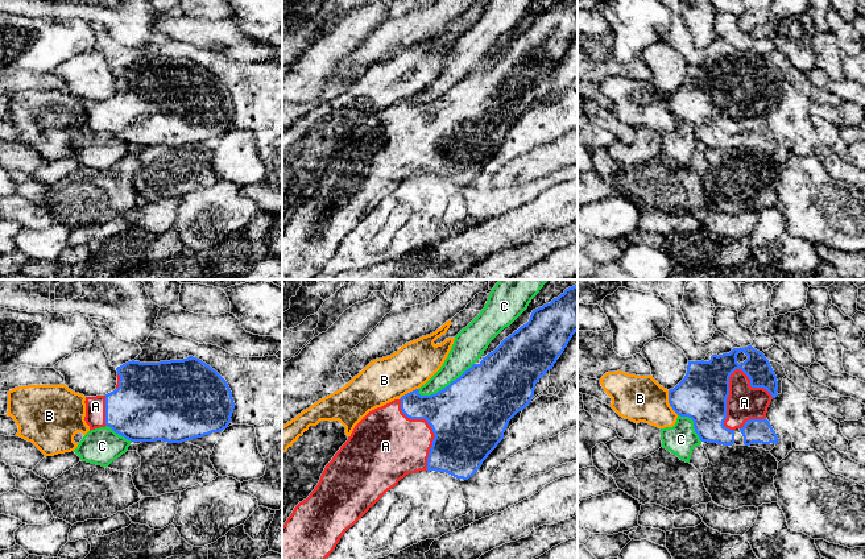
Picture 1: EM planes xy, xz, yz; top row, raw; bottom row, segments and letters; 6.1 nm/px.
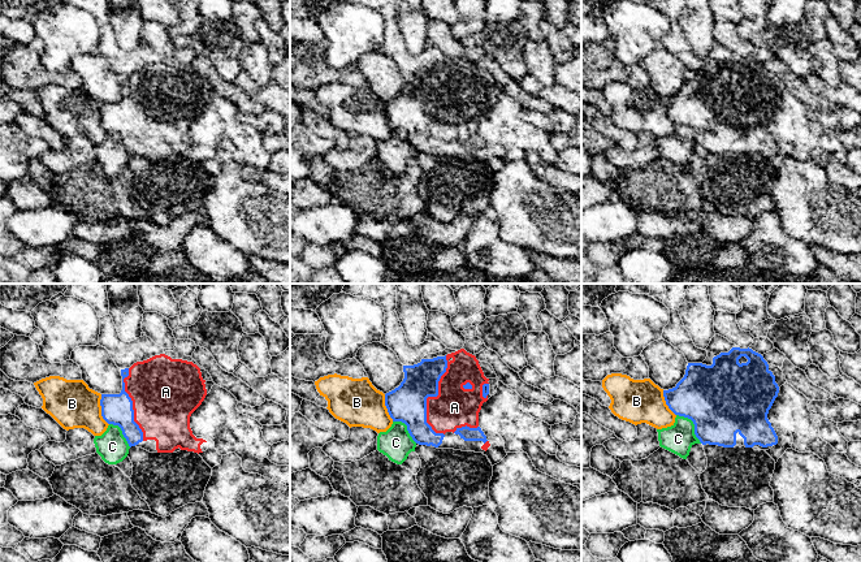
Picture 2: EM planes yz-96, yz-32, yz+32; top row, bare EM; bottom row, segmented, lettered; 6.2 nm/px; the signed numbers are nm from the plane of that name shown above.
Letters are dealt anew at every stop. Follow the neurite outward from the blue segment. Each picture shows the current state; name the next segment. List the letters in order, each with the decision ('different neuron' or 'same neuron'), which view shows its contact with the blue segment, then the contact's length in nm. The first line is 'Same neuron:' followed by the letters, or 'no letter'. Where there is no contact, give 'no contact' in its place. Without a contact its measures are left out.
Same neuron: A
A: same neuron; meets blue in yz; contact 380 nm long
B: different neuron; meets blue in yz; contact 170 nm long
C: different neuron; meets blue in xz; contact 400 nm long

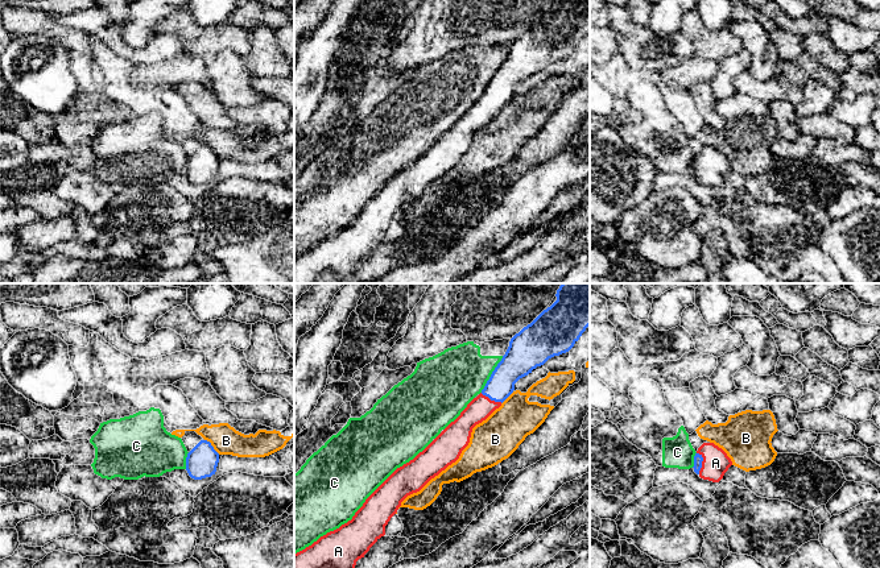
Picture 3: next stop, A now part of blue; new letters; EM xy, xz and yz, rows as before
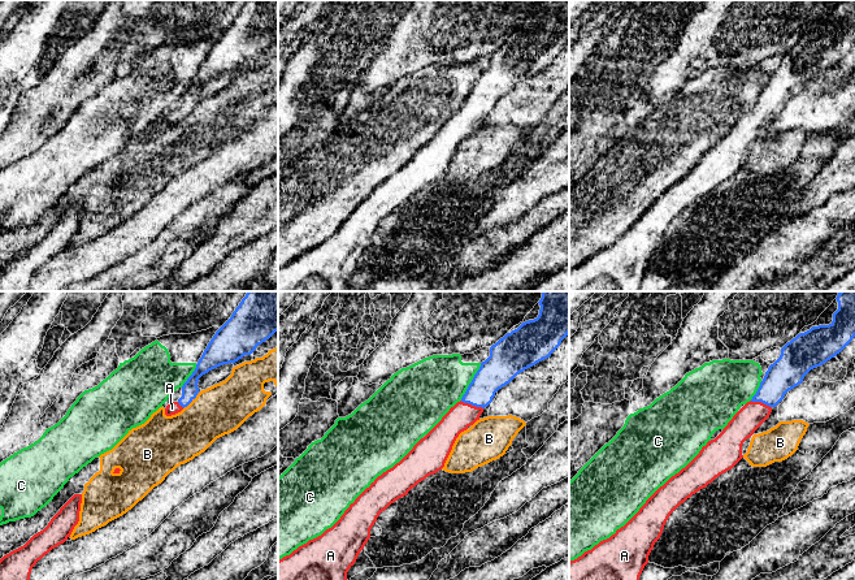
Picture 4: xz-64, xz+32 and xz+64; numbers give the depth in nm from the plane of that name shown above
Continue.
Same neuron: A
A: same neuron; meets blue in yz; contact 140 nm long
B: different neuron; meets blue in xy; contact 130 nm long
C: different neuron; meets blue in xz; contact 260 nm long

